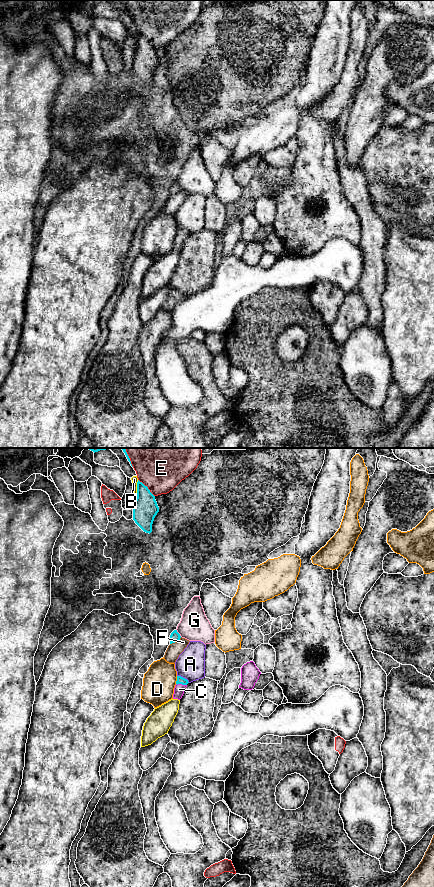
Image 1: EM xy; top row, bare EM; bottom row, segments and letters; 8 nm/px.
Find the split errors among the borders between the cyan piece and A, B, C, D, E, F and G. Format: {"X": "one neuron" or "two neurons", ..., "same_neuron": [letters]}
{"A": "two neurons", "B": "two neurons", "C": "one neuron", "D": "two neurons", "E": "two neurons", "F": "two neurons", "G": "two neurons", "same_neuron": ["C"]}

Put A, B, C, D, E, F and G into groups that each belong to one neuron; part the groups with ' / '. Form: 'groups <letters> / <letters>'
groups A / B / C / D / E / F / G

